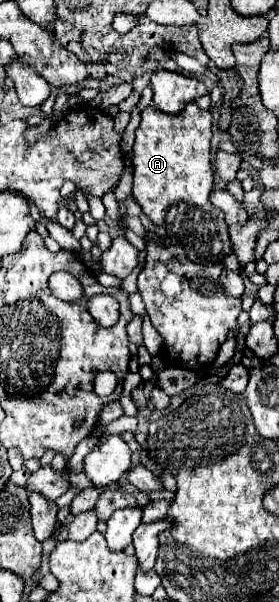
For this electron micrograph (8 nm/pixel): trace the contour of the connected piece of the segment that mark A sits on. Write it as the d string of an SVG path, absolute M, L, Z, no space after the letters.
M192 101L178 115L166 115L156 107L146 107L134 143L134 197L148 219L156 227L162 227L174 245L182 245L194 263L222 263L232 253L222 211L216 211L208 199L214 187L210 139L212 115L198 109Z

